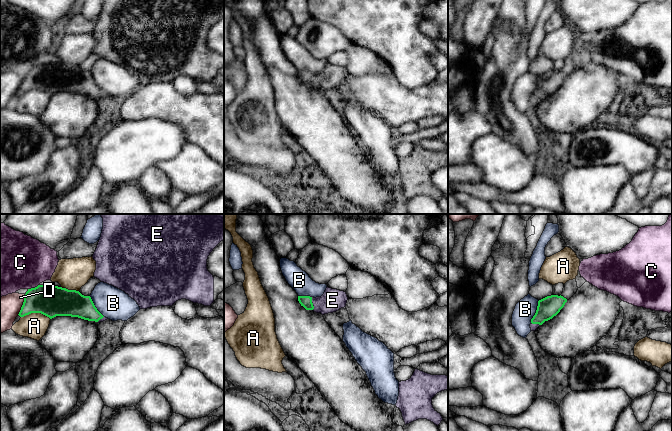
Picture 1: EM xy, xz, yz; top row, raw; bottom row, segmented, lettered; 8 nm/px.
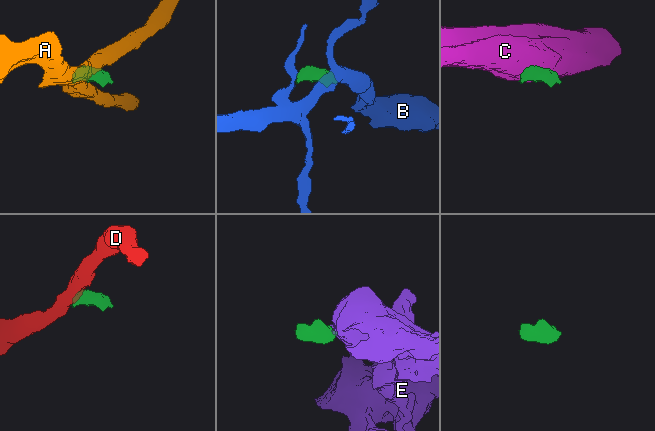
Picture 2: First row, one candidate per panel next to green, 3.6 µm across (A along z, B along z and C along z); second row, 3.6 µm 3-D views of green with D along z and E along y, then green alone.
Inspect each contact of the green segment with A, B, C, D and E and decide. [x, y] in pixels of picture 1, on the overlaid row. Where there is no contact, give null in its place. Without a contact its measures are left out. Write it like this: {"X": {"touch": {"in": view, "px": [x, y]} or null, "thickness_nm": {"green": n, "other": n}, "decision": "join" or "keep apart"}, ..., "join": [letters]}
{"A": {"touch": {"in": "xy", "px": [36, 312]}, "thickness_nm": {"green": 260, "other": 200}, "decision": "keep apart"}, "B": {"touch": {"in": "yz", "px": [536, 311]}, "thickness_nm": {"green": 170, "other": 170}, "decision": "keep apart"}, "C": {"touch": {"in": "xy", "px": [33, 288]}, "thickness_nm": {"green": 260, "other": 440}, "decision": "keep apart"}, "D": {"touch": {"in": "xy", "px": [23, 304]}, "thickness_nm": {"green": 260, "other": 260}, "decision": "keep apart"}, "E": {"touch": {"in": "xz", "px": [312, 303]}, "thickness_nm": {"green": 100, "other": 180}, "decision": "join"}, "join": ["E"]}

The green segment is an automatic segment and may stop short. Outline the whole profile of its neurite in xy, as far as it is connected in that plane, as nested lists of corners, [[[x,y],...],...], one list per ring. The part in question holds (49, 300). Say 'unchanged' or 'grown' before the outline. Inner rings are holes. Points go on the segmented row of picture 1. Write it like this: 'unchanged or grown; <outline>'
grown; [[[53,284],[28,289],[13,325],[21,317],[31,313],[41,313],[50,319],[56,316],[71,316],[98,323],[108,319],[97,310],[90,296]]]

